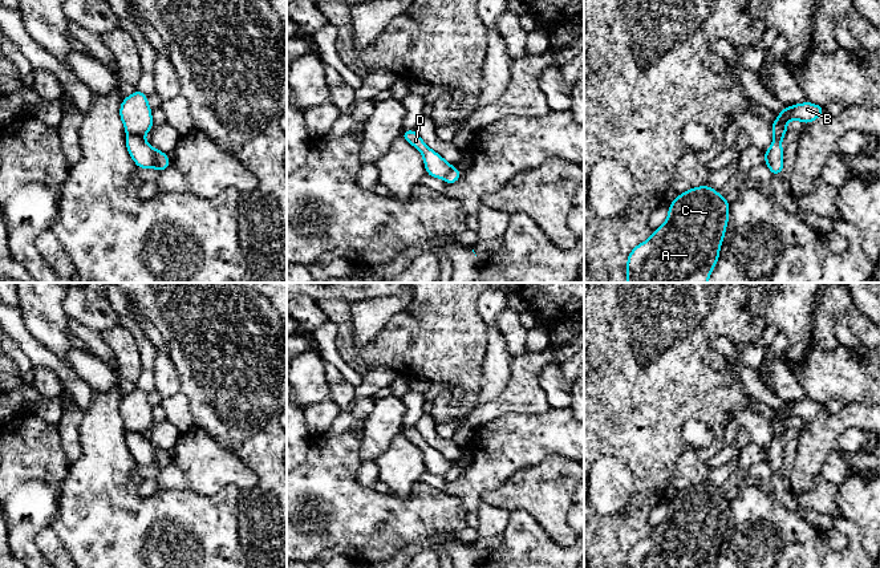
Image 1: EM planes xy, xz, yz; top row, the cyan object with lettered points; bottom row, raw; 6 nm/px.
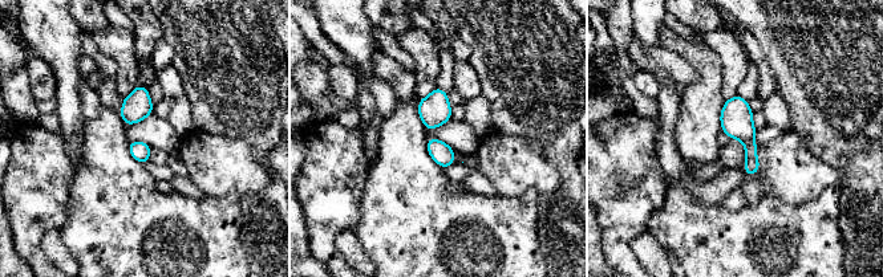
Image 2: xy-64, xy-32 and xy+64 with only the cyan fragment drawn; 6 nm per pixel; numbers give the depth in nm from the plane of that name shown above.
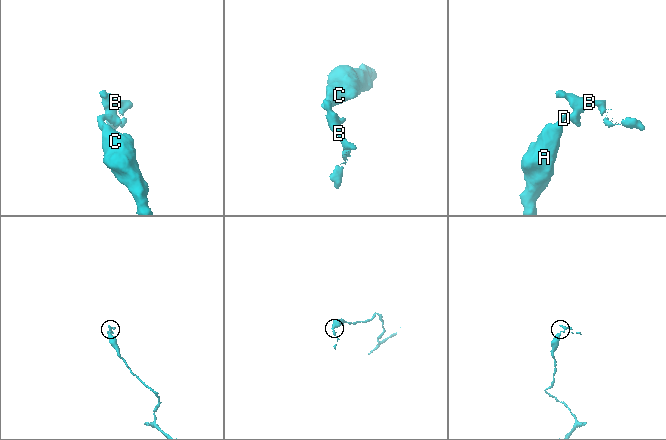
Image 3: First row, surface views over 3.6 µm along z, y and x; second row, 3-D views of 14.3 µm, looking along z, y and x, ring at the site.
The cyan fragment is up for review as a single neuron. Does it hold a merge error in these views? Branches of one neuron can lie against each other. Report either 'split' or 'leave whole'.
split

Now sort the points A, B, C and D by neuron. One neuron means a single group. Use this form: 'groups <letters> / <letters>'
groups A C D / B

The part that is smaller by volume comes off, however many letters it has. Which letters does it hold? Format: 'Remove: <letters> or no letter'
Remove: B

